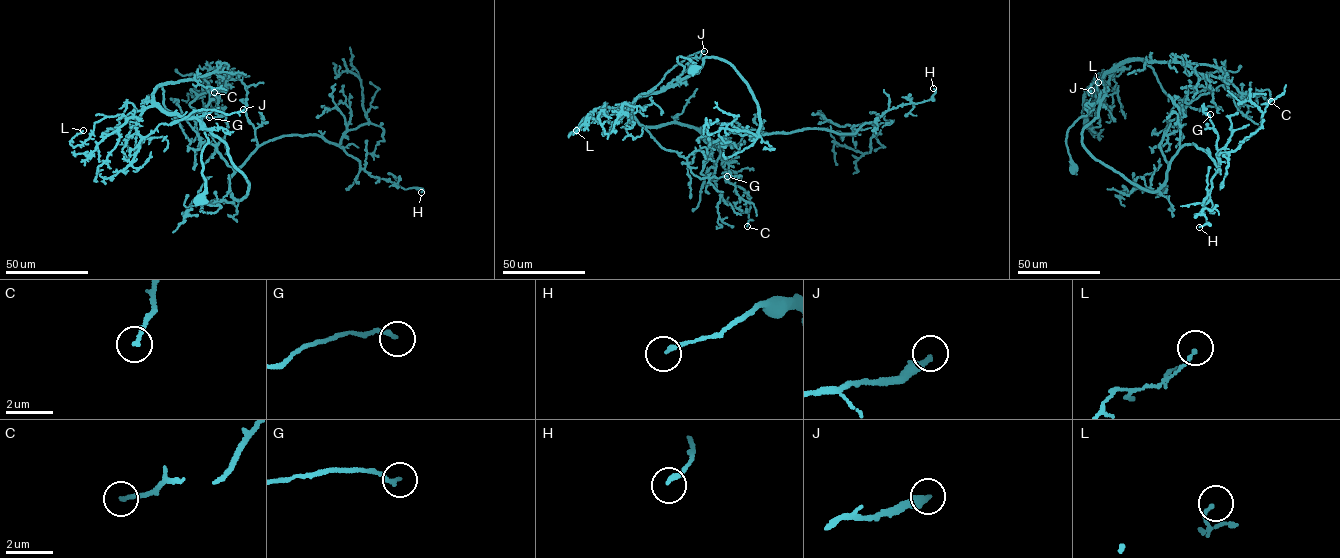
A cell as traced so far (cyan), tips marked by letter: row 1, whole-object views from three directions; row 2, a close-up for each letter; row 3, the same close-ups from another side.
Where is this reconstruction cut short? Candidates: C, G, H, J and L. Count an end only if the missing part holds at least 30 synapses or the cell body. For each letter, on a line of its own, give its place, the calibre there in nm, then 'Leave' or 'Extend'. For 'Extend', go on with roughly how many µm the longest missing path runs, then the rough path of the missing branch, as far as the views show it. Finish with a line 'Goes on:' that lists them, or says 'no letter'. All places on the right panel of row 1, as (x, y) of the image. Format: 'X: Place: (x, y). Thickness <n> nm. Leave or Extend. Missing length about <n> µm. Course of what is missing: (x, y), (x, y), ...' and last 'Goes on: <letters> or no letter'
C: Place: (1271, 101). Thickness 160 nm. Leave
G: Place: (1210, 114). Thickness 170 nm. Leave
H: Place: (1199, 227). Thickness 170 nm. Leave
J: Place: (1091, 90). Thickness 280 nm. Leave
L: Place: (1098, 82). Thickness 130 nm. Leave
Goes on: no letter

